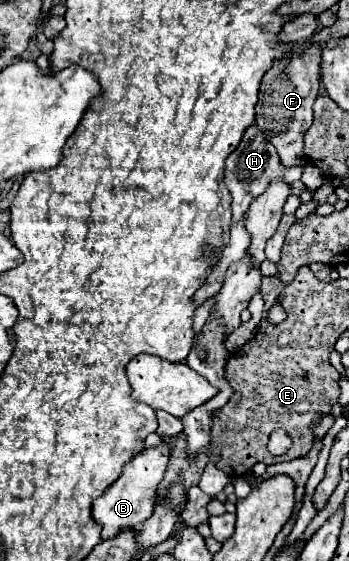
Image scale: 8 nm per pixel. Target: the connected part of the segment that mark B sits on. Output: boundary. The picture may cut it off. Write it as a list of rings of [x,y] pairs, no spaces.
[[[163,441],[159,447],[139,453],[139,457],[135,457],[131,463],[125,465],[121,477],[111,487],[107,487],[107,491],[101,497],[93,501],[91,515],[101,525],[101,539],[113,539],[121,531],[137,529],[143,521],[147,521],[153,515],[155,501],[159,499],[155,489],[167,469],[167,457],[169,457],[167,441]]]

